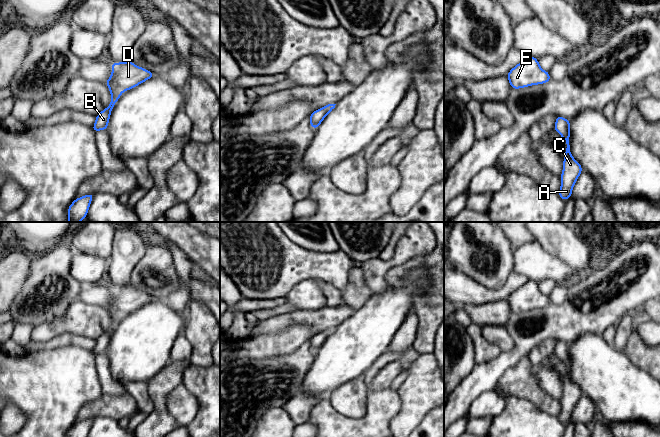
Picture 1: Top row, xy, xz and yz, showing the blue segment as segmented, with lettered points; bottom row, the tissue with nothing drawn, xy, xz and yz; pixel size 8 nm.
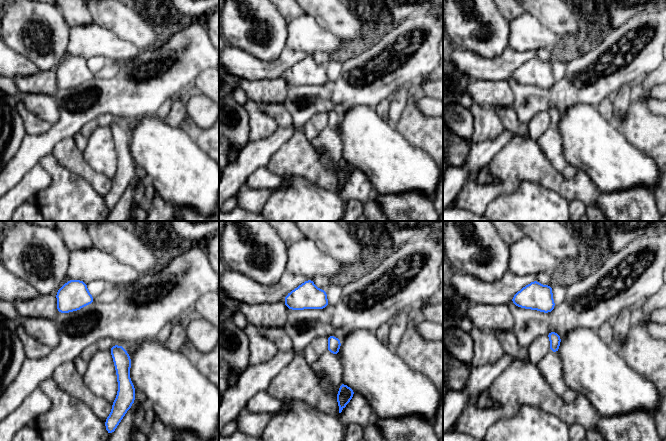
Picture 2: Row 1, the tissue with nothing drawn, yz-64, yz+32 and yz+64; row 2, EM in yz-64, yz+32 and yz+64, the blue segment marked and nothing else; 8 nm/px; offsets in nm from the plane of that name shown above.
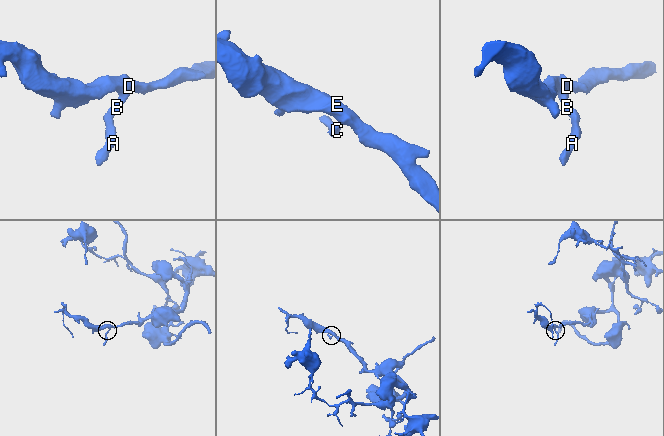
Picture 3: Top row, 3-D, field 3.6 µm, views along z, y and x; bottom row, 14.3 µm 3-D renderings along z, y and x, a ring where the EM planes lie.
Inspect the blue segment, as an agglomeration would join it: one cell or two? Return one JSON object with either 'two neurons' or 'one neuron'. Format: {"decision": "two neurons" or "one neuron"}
{"decision": "one neuron"}

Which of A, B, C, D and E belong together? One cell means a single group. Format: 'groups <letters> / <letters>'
groups A B C D E

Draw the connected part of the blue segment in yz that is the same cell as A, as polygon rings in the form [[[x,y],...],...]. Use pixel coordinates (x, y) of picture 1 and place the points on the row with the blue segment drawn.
[[[556,116],[554,130],[562,136],[567,144],[564,154],[563,172],[560,175],[561,188],[558,192],[559,197],[567,201],[571,197],[573,186],[583,169],[580,163],[577,162],[571,155],[569,145],[570,121],[562,116]]]

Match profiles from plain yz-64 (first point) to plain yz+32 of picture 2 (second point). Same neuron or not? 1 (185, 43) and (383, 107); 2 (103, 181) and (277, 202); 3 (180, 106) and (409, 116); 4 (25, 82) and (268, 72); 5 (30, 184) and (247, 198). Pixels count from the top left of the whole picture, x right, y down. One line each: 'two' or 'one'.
1: two
2: two
3: two
4: two
5: two

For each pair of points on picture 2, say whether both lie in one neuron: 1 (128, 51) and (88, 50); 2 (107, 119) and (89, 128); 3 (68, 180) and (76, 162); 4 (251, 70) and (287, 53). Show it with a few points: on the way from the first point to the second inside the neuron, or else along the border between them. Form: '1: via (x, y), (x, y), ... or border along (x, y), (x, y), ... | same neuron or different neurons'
1: via (118, 50), (98, 49) | same neuron
2: via (103, 120), (93, 125) | same neuron
3: border along (54, 157), (68, 170), (79, 174), (91, 186) | different neurons
4: via (260, 70), (272, 70), (280, 62) | same neuron

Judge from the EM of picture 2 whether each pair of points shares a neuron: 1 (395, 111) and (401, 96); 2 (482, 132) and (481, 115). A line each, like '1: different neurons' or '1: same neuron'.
1: same neuron
2: same neuron

